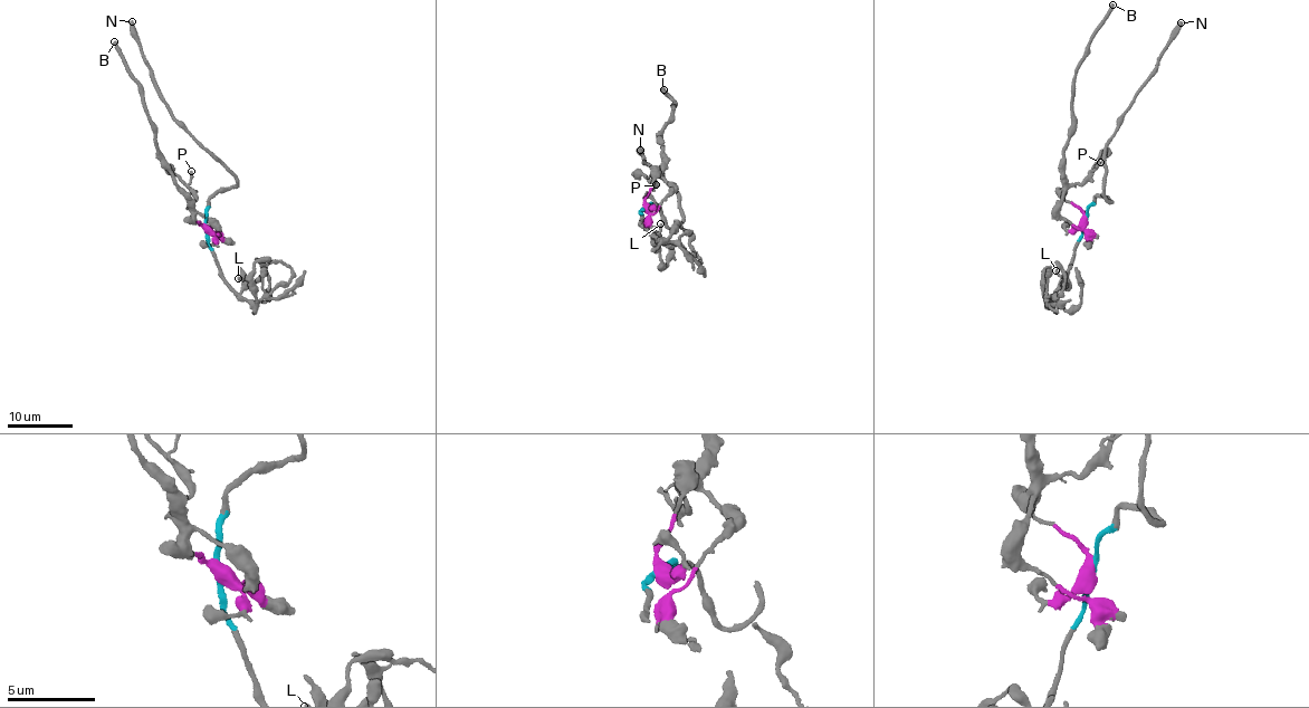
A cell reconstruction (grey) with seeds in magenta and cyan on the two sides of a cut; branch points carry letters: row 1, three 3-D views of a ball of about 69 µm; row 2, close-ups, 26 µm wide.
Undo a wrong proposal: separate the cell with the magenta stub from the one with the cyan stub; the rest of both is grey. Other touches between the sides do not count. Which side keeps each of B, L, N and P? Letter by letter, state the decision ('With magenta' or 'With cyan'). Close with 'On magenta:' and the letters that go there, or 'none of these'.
B: With magenta
L: With cyan
N: With cyan
P: With magenta
On magenta: B, P

